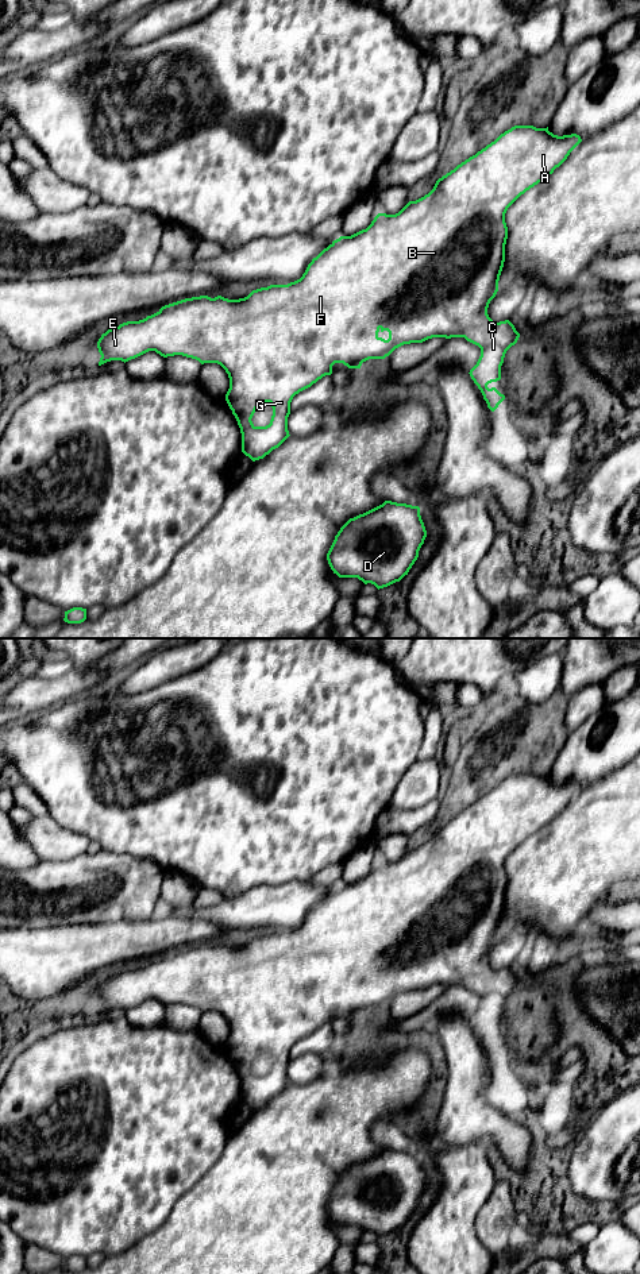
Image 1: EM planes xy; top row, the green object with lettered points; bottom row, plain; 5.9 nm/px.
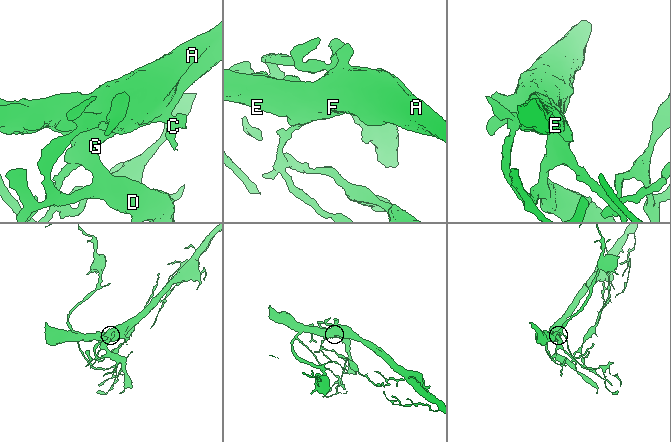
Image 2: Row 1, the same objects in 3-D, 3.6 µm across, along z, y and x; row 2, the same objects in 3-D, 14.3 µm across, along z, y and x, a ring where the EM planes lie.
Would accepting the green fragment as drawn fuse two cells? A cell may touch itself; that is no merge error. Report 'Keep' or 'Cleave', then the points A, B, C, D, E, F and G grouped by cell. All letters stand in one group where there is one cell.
Keep. Groups: A B C D E F G

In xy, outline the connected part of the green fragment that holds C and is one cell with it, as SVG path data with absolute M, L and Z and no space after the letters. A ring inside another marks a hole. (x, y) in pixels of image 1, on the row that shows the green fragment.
M514 126L439 178L424 197L409 201L396 215L378 213L366 229L334 240L312 259L300 279L257 289L239 300L221 296L185 298L162 306L143 320L108 329L97 341L101 355L99 366L111 360L126 363L149 351L163 358L182 355L201 364L220 364L230 378L225 401L240 428L242 452L252 462L263 459L290 436L288 417L293 397L331 375L335 363L361 368L369 359L385 359L404 344L432 337L464 337L481 348L481 356L469 374L487 408L494 412L505 395L487 385L501 379L505 354L520 337L509 320L496 323L487 314L505 262L505 213L521 194L552 174L581 142L577 134L558 136L548 127ZM262 402L271 405L273 416L269 425L255 426L251 418Z

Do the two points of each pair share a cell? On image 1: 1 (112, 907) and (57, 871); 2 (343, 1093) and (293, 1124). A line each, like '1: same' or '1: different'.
1: same
2: same

